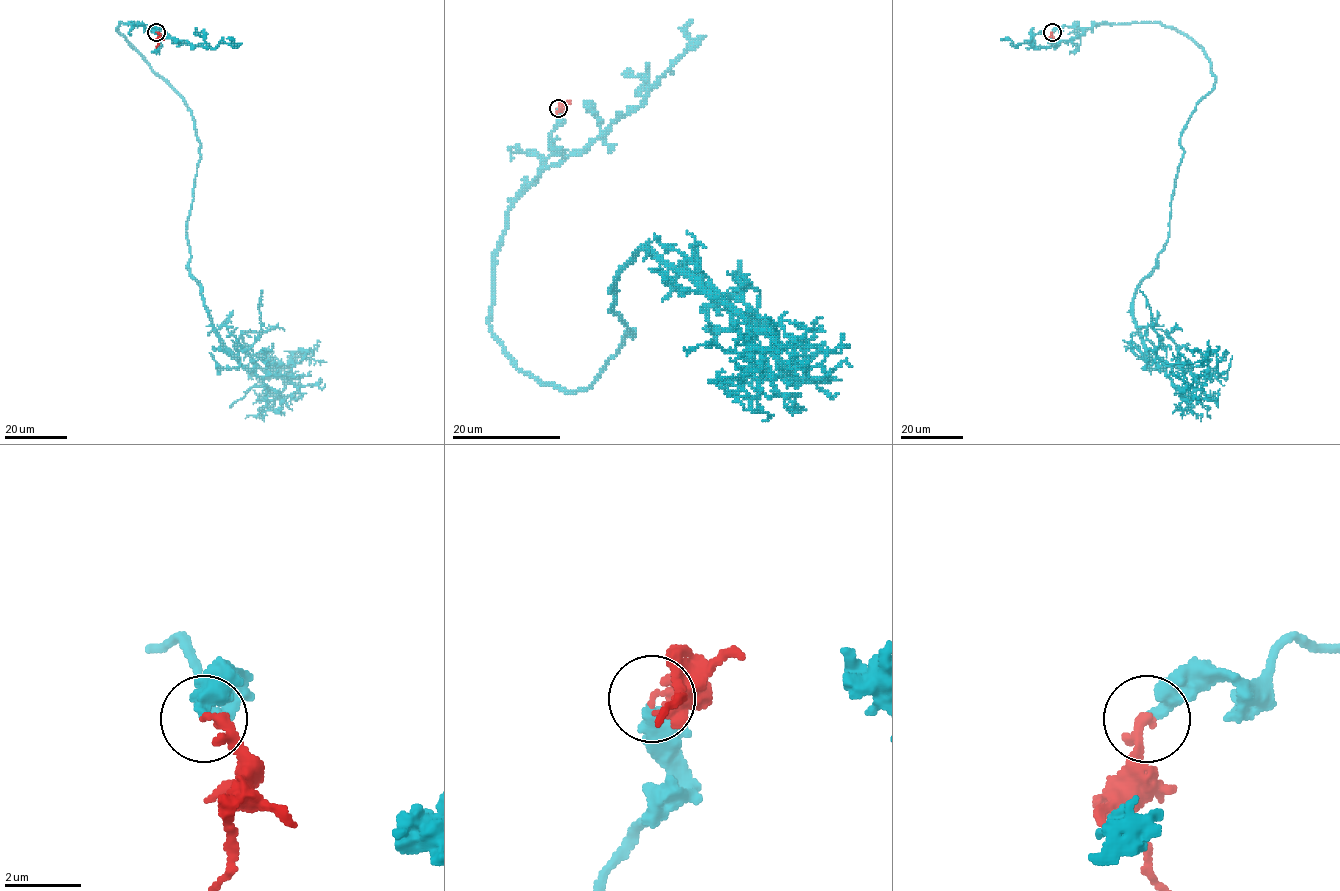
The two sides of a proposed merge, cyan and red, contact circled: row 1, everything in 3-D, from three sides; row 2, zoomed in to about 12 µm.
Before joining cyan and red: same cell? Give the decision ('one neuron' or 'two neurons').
one neuron

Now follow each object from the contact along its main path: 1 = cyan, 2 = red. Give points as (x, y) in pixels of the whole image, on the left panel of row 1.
1: (156, 32), (117, 30), (195, 122), (187, 269), (211, 326), (249, 368), (244, 332), (284, 330)
2: (156, 32), (159, 39), (156, 47)

